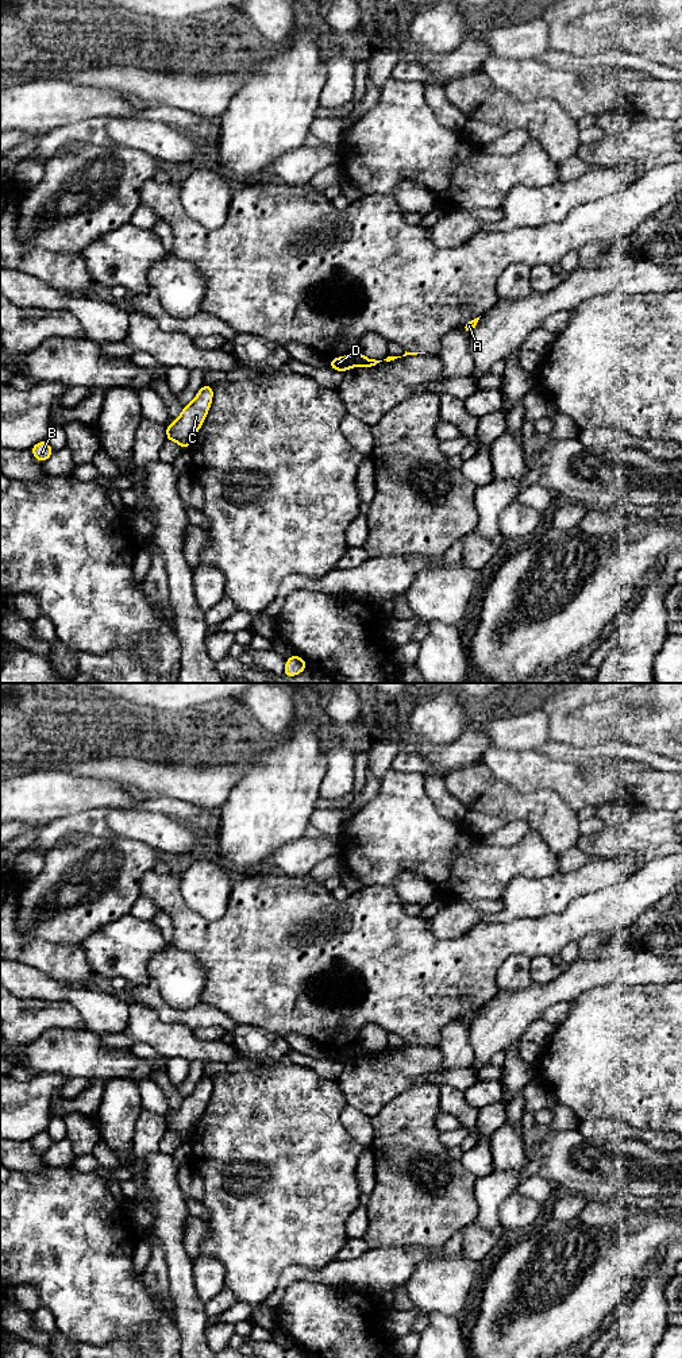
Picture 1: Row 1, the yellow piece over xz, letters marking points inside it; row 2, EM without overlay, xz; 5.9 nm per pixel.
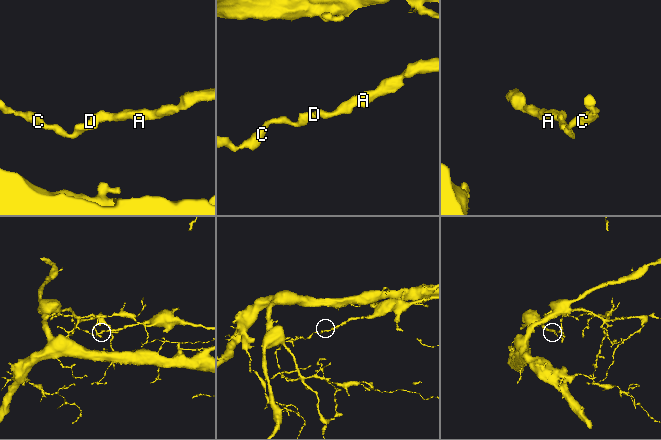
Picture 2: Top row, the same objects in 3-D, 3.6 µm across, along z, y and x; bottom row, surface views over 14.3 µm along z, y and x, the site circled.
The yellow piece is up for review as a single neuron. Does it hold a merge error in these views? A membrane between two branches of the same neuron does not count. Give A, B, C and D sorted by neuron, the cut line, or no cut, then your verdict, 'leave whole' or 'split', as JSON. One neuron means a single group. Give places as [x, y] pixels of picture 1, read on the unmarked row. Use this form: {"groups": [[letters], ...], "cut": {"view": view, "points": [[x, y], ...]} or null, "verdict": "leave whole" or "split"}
{"groups": [["A"], ["B", "C", "D"]], "cut": {"view": "xz", "points": [[353, 1046], [350, 1057]]}, "verdict": "split"}

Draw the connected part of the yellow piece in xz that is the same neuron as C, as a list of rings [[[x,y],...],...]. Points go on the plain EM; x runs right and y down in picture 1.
[[[203,1076],[173,1115],[166,1115],[166,1133],[177,1133],[186,1142],[201,1119],[213,1089],[213,1076]]]

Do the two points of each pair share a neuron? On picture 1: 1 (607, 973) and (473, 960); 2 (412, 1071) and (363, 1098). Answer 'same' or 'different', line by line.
1: different
2: same

